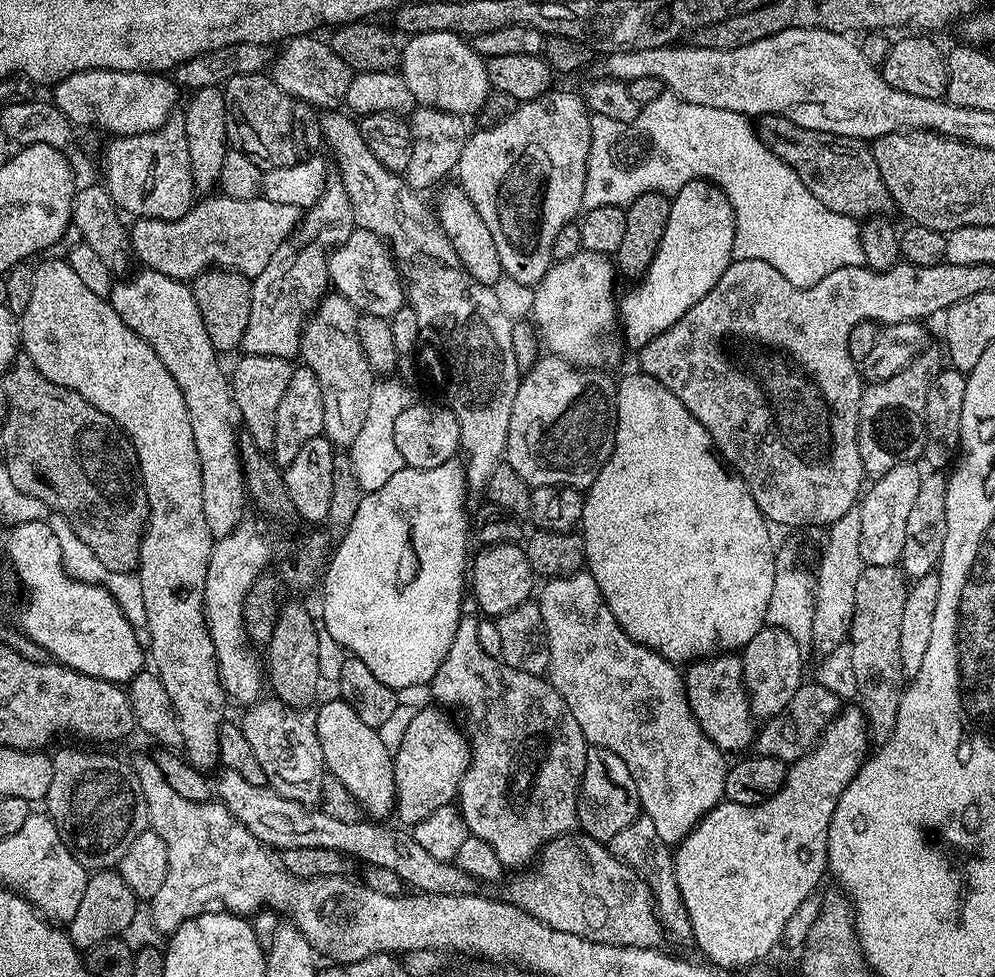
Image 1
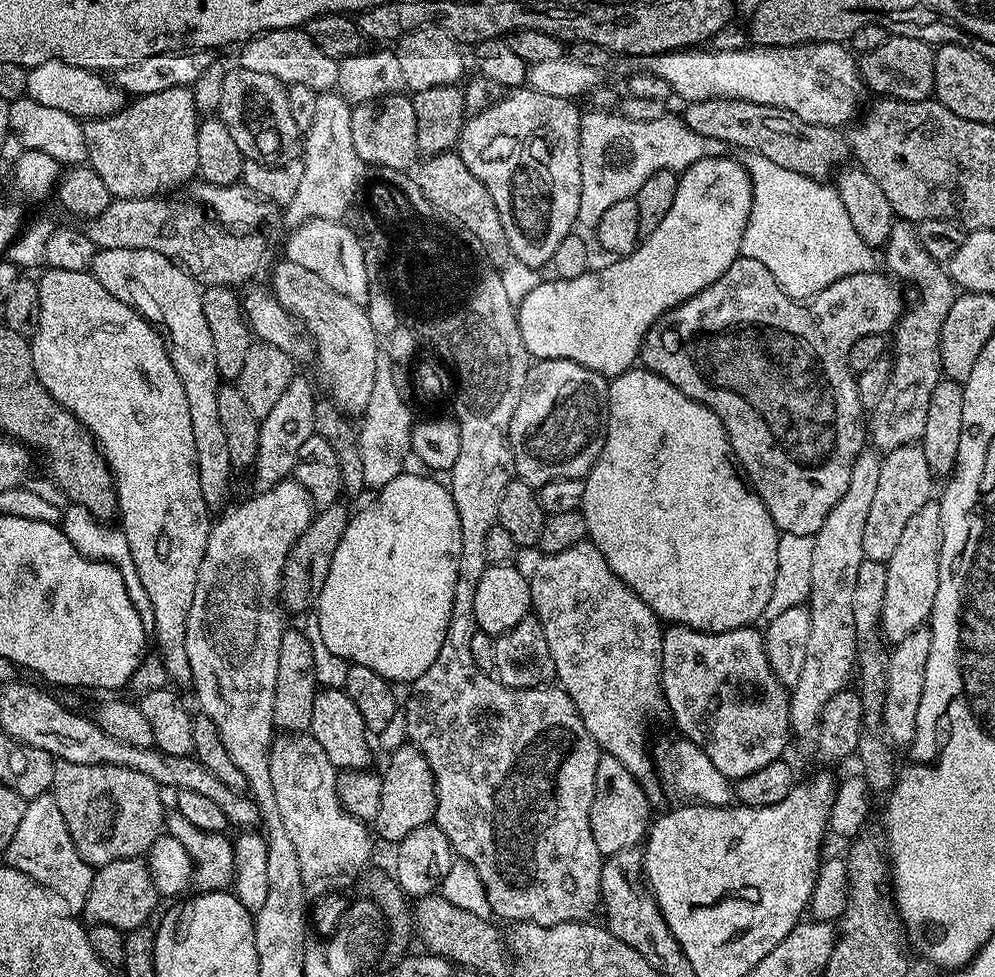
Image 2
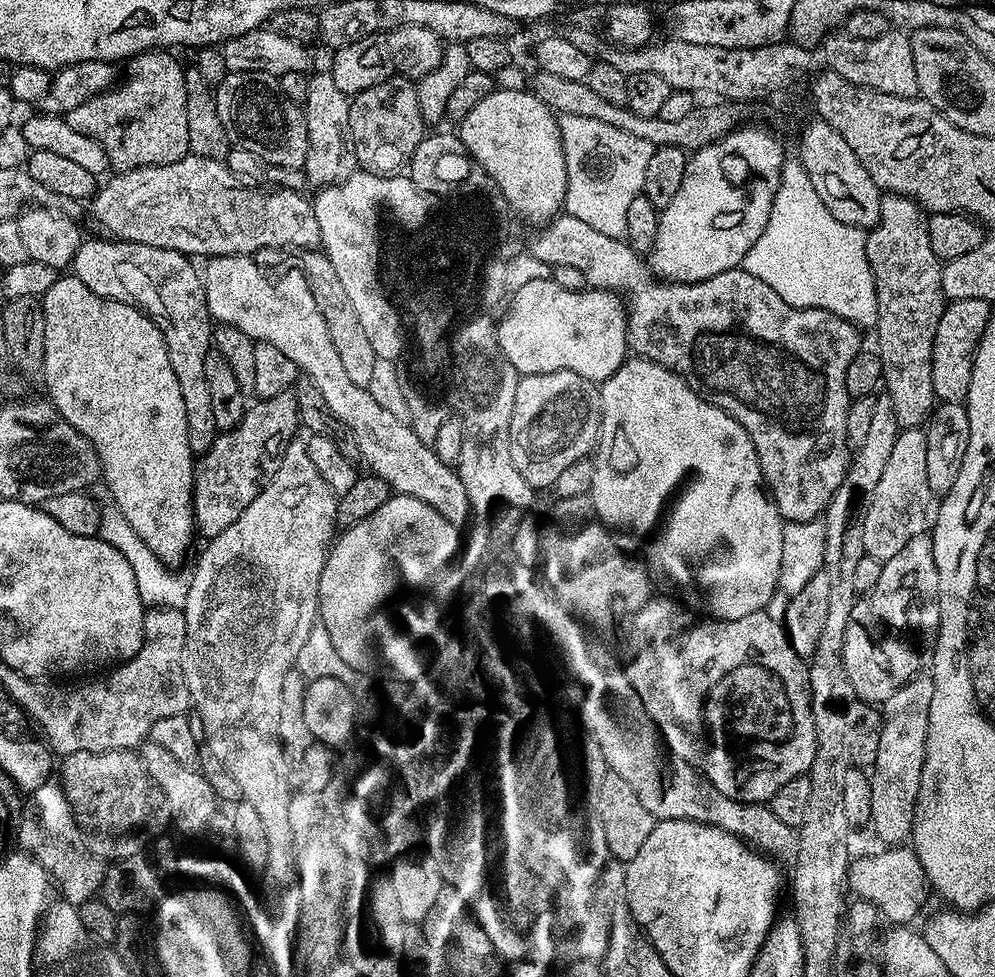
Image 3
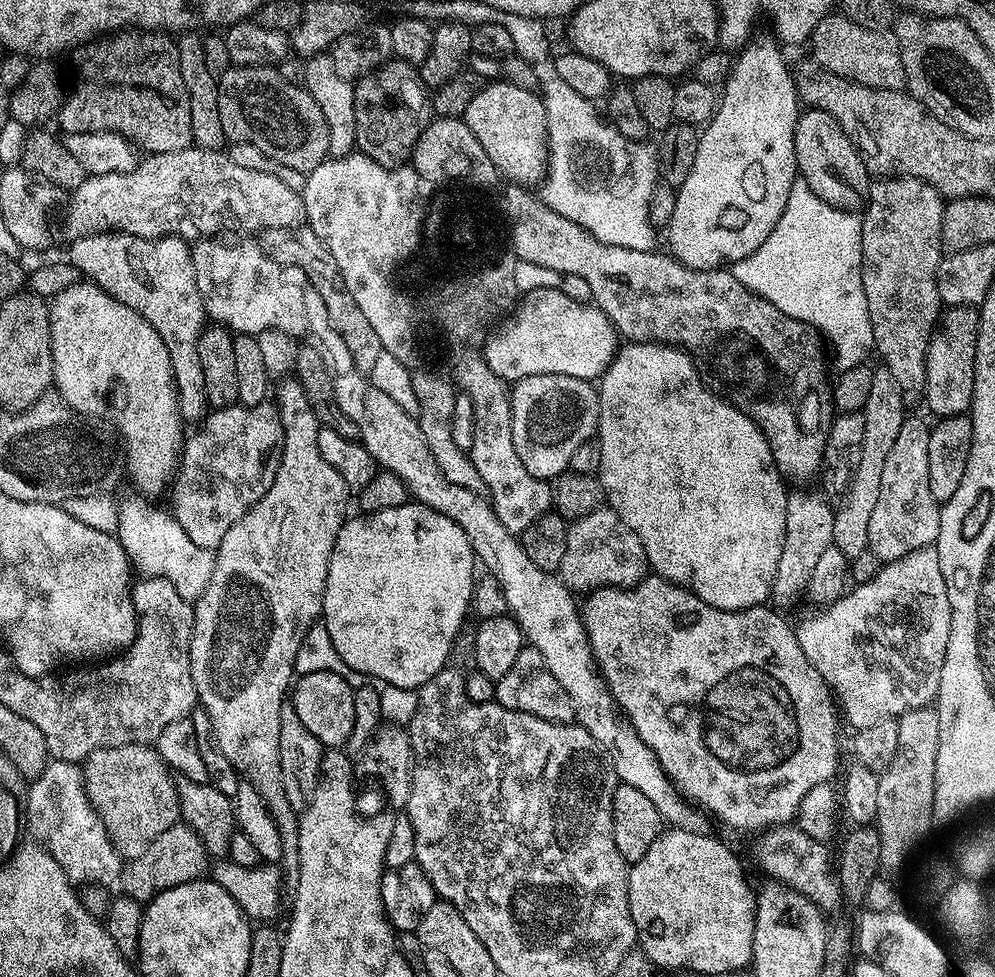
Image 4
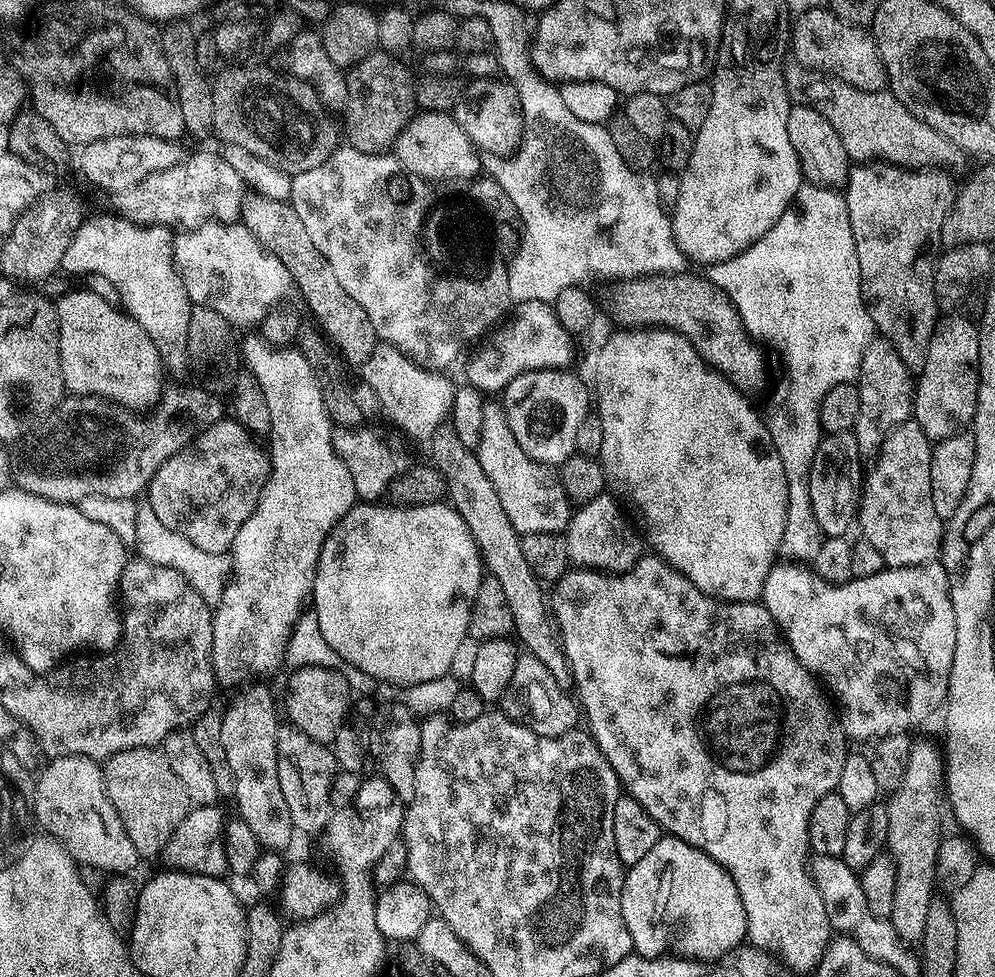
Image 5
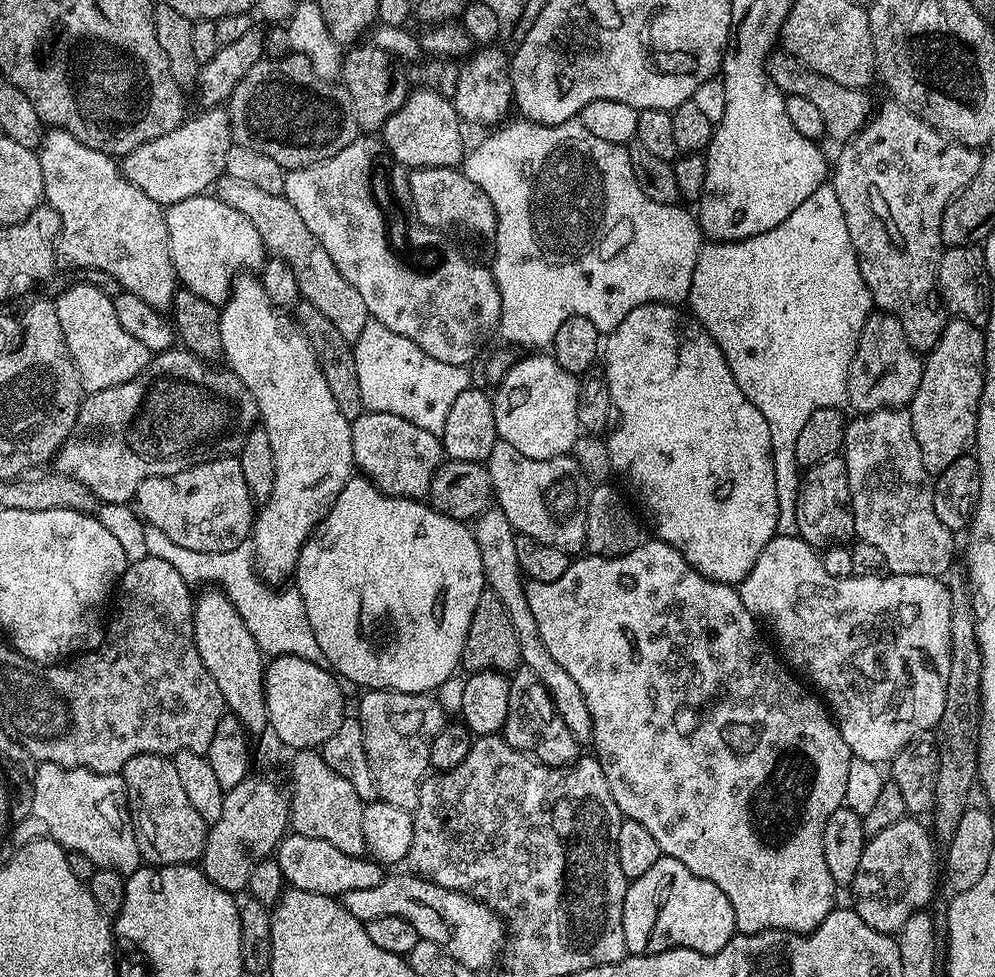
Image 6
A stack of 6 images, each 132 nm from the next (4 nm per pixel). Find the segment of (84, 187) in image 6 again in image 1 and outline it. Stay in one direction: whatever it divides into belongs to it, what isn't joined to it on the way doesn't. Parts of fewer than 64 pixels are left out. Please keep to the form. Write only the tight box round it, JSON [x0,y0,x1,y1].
[110,270,245,538]

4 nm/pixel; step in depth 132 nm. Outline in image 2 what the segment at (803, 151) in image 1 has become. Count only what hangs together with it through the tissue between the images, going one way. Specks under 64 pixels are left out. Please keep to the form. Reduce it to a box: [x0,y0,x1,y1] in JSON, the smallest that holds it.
[682,100,850,181]

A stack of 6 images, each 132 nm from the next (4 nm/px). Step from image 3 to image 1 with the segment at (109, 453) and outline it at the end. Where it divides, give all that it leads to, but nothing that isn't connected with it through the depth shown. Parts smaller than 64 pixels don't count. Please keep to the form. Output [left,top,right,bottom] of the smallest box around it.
[18,259,226,770]

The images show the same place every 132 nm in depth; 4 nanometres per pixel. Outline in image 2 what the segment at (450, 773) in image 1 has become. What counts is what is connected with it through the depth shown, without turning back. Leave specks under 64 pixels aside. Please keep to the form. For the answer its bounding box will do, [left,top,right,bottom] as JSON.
[374,743,436,842]

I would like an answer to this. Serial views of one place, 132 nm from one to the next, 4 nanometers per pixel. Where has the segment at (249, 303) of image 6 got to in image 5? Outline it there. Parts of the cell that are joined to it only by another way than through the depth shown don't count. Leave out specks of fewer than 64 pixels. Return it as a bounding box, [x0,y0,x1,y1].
[212,334,358,678]

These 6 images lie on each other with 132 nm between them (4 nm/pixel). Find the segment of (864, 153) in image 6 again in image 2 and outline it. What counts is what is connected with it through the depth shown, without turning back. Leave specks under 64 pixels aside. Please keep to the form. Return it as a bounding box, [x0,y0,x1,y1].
[866,222,958,454]

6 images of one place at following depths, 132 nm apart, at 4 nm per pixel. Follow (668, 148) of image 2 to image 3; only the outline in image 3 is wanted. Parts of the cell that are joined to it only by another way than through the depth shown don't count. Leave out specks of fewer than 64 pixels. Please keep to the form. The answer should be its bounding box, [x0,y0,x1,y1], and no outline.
[560,114,653,239]

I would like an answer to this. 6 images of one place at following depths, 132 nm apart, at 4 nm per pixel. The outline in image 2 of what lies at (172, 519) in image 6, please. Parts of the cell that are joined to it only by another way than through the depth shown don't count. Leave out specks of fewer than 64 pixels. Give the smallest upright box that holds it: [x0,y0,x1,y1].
[254,374,317,486]

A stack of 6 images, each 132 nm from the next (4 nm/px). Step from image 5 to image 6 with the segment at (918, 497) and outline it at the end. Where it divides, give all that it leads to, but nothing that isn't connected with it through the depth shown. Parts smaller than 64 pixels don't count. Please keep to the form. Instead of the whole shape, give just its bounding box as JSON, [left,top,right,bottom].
[842,408,953,577]

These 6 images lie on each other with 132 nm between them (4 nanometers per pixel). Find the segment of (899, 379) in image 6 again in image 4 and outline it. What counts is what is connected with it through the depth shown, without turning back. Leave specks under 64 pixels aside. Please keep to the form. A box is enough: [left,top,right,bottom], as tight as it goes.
[832,366,906,558]

